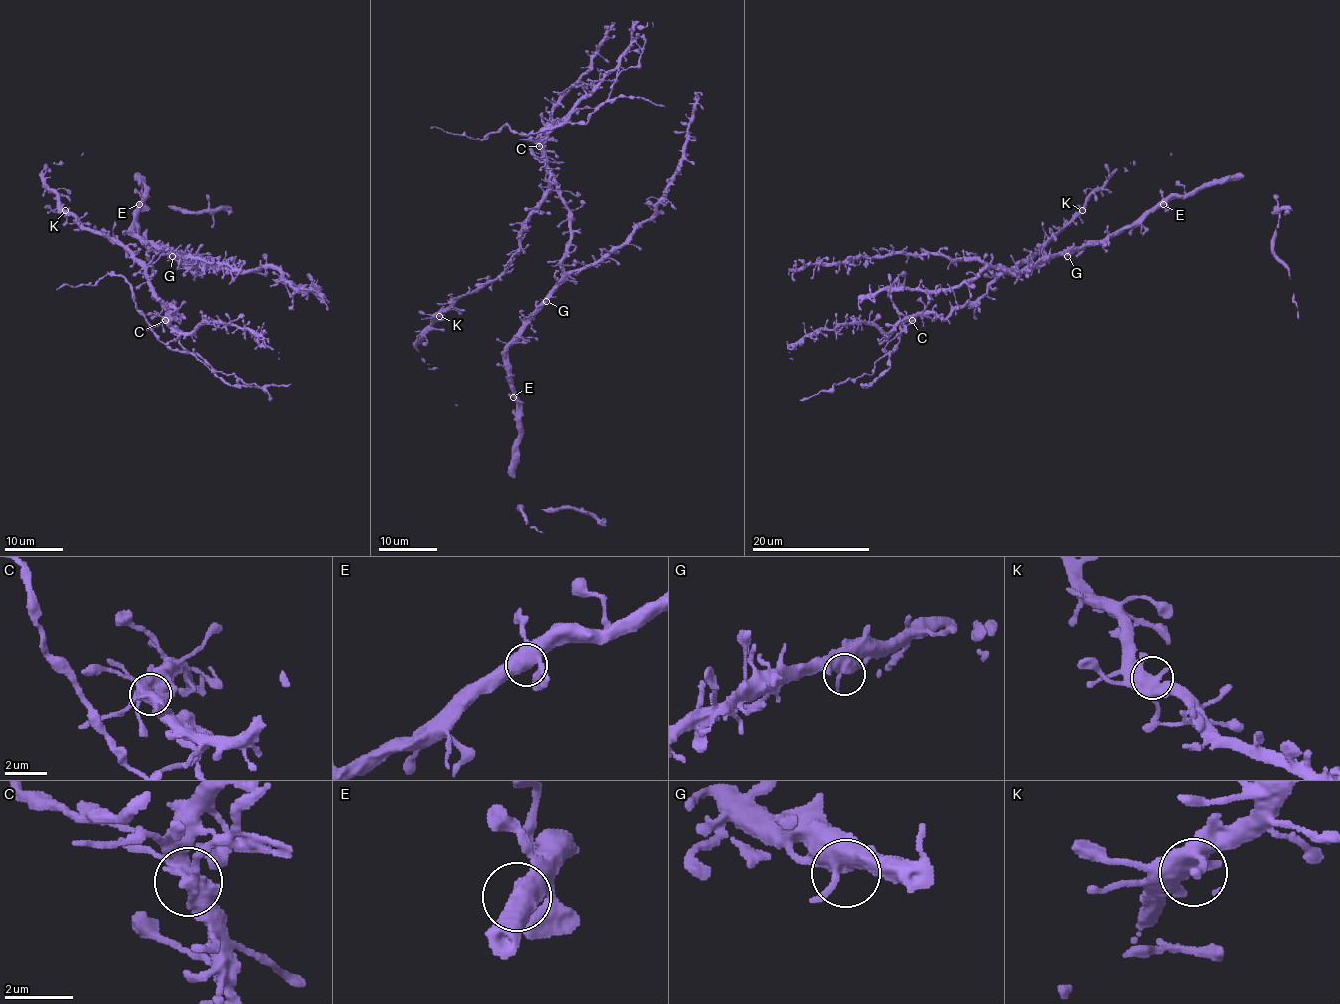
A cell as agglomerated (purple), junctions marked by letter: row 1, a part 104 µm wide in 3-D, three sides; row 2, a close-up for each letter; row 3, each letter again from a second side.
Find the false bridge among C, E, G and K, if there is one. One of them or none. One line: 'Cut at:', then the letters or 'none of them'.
Cut at: C

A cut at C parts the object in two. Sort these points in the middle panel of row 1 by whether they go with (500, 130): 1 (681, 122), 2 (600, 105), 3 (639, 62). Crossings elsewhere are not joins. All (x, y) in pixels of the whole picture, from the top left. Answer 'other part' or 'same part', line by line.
1: other part
2: same part
3: same part

